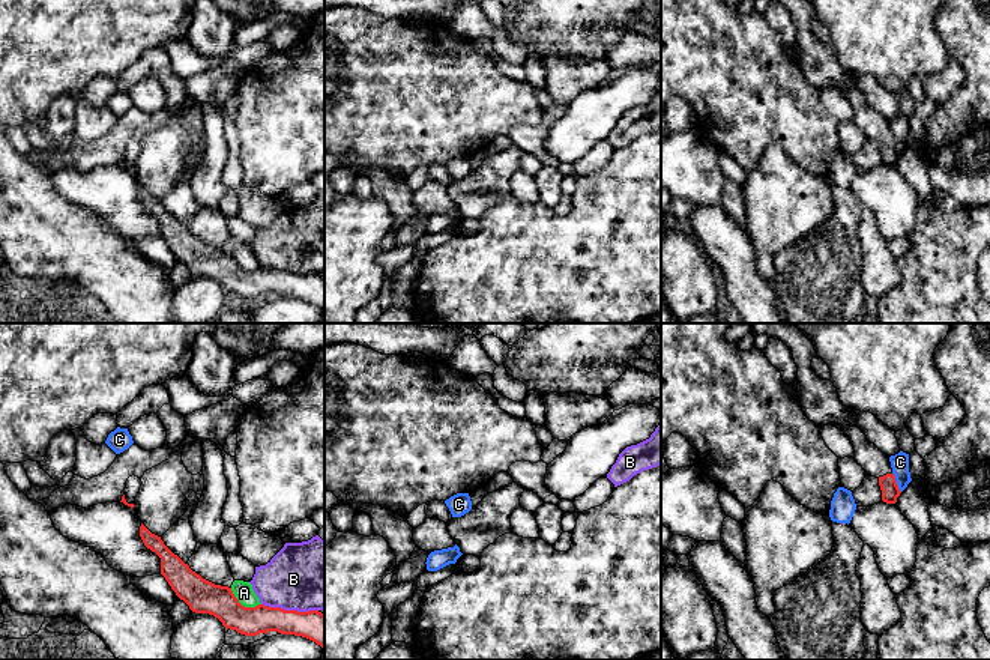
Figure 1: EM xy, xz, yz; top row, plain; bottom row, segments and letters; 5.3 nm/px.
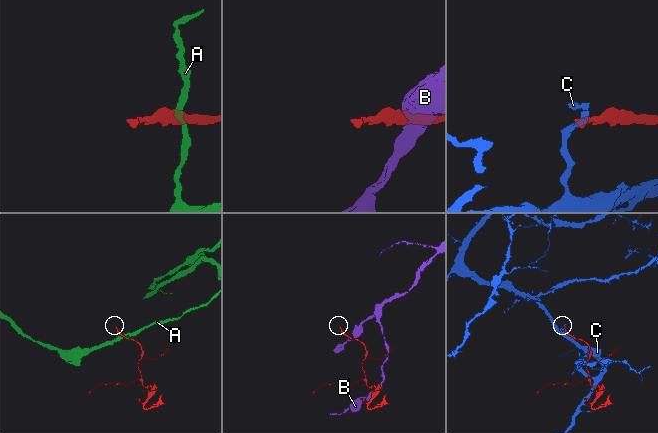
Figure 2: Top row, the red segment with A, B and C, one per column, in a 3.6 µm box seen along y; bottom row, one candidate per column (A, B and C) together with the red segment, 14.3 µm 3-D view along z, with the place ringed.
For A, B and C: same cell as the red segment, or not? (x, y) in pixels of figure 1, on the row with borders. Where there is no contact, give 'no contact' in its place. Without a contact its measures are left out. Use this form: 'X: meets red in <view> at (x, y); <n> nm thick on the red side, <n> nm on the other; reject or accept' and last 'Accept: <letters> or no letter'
A: meets red in xy at (244, 606); 180 nm thick on the red side, 100 nm on the other; reject
B: meets red in xy at (290, 611); 160 nm thick on the red side, 380 nm on the other; reject
C: meets red in yz at (896, 483); 100 nm thick on the red side, 100 nm on the other; reject
Accept: no letter

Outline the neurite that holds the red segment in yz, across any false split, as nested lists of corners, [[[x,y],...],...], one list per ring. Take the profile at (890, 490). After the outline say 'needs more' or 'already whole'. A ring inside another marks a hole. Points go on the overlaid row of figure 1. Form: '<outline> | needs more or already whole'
[[[751,323],[751,334],[765,334],[768,338],[783,341],[793,355],[798,367],[798,397],[802,412],[816,425],[835,425],[853,445],[855,460],[865,475],[876,477],[882,490],[882,501],[895,504],[900,496],[891,462],[861,428],[849,422],[849,410],[840,401],[837,388],[831,380],[816,376],[811,361],[816,356],[813,343],[795,326],[795,323]]] | needs more

